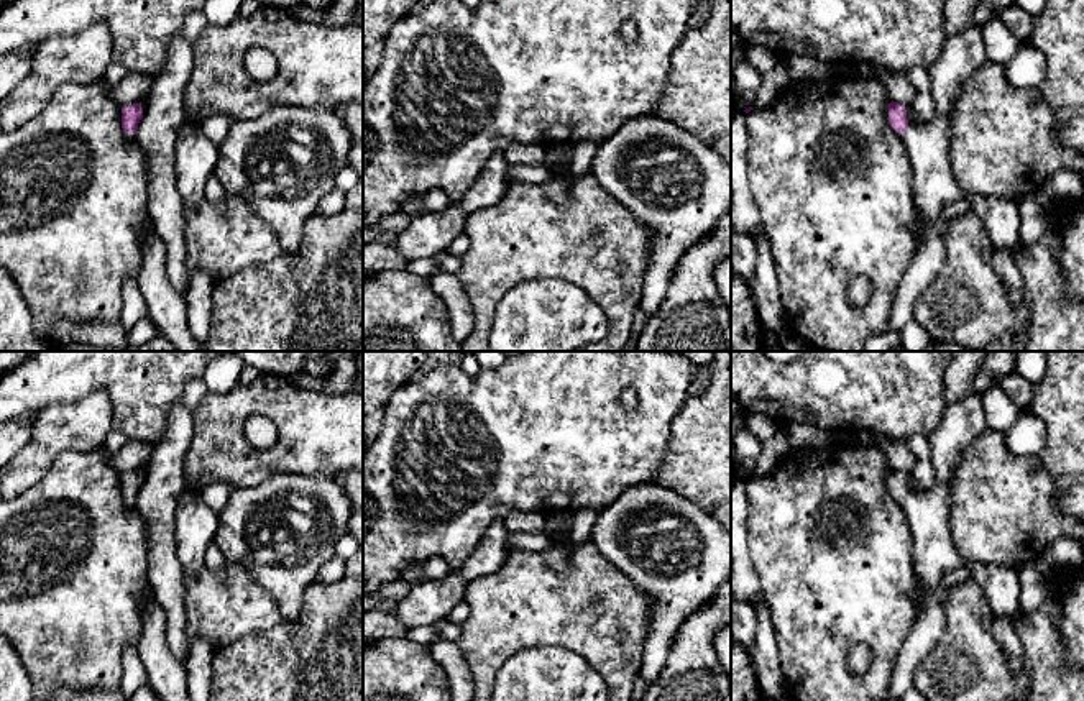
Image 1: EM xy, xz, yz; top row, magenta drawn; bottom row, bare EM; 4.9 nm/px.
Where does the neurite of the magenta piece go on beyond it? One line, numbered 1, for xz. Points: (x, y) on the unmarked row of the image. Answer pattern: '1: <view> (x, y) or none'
1: none

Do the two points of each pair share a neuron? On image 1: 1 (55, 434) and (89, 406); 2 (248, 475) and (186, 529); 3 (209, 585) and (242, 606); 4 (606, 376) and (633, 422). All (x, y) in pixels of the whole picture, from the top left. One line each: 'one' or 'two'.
1: one
2: two
3: one
4: one

